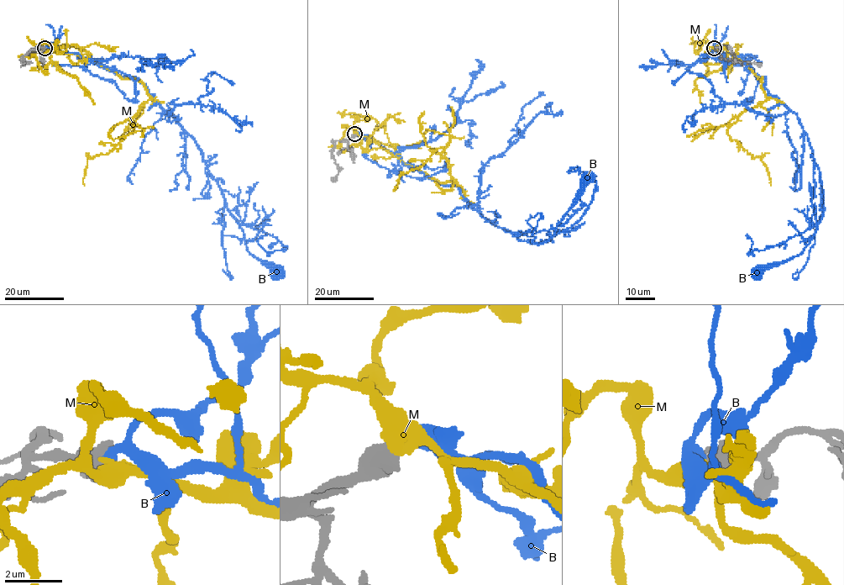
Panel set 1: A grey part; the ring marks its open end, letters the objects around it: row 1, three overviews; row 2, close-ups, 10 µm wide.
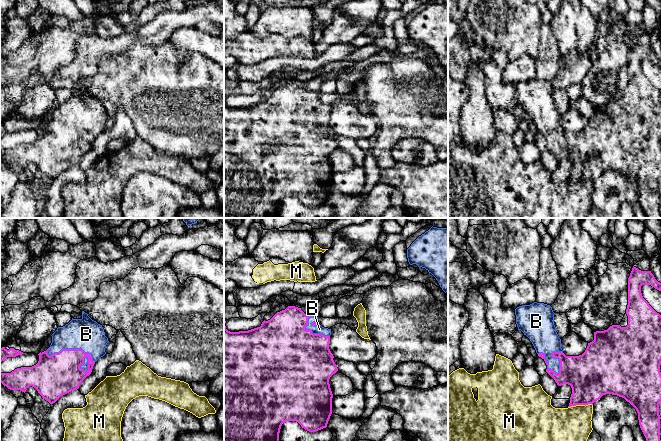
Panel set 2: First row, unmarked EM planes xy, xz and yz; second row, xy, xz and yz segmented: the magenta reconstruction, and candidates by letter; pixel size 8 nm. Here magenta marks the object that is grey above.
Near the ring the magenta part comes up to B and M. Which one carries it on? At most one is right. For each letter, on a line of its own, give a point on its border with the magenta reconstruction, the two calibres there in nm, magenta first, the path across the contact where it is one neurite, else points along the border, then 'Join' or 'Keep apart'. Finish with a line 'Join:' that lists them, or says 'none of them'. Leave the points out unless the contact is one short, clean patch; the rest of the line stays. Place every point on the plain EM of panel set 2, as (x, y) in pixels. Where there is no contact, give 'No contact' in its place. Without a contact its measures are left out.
B: Touches magenta at xy (71, 125). Thickness 340 nm (magenta) against 260 nm. Join
M: Touches magenta at yz (580, 180). Thickness 380 nm (magenta) against 380 nm. Keep apart
Join: B

